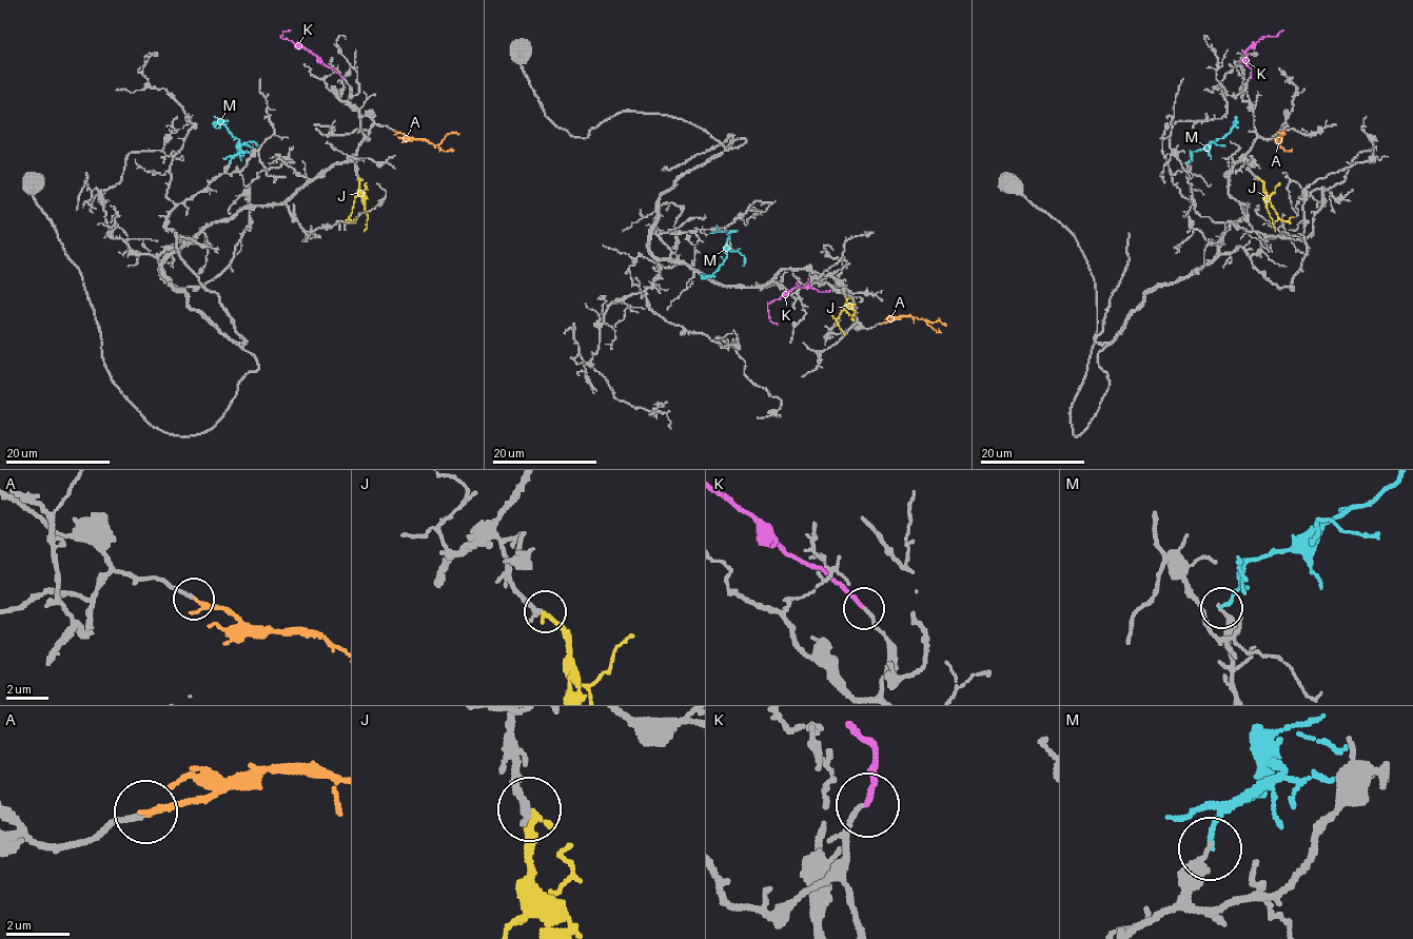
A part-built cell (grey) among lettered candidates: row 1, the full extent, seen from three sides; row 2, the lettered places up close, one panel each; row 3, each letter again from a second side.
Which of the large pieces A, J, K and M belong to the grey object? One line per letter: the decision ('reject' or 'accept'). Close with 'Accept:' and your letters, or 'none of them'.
A: accept
J: accept
K: accept
M: reject
Accept: A, J, K

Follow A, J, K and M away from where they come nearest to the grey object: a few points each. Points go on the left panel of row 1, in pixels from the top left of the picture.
A: (395, 131), (411, 138), (425, 138), (434, 144), (450, 133), (458, 134)
J: (358, 177), (358, 194), (349, 216), (351, 220), (357, 216)
K: (344, 78), (310, 52), (280, 36), (291, 30)
M: (229, 163), (241, 151), (239, 141), (213, 116)

